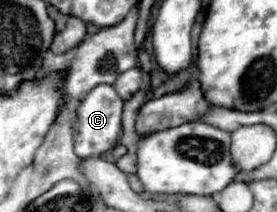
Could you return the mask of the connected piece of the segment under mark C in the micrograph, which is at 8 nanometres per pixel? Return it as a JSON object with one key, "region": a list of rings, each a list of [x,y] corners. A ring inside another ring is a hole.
{"region":[[[99,84],[97,88],[85,94],[85,98],[81,100],[75,112],[75,122],[73,122],[73,142],[75,142],[75,154],[79,154],[79,158],[99,156],[117,146],[117,140],[121,136],[123,104],[125,102],[117,96],[115,88],[109,84]]]}

